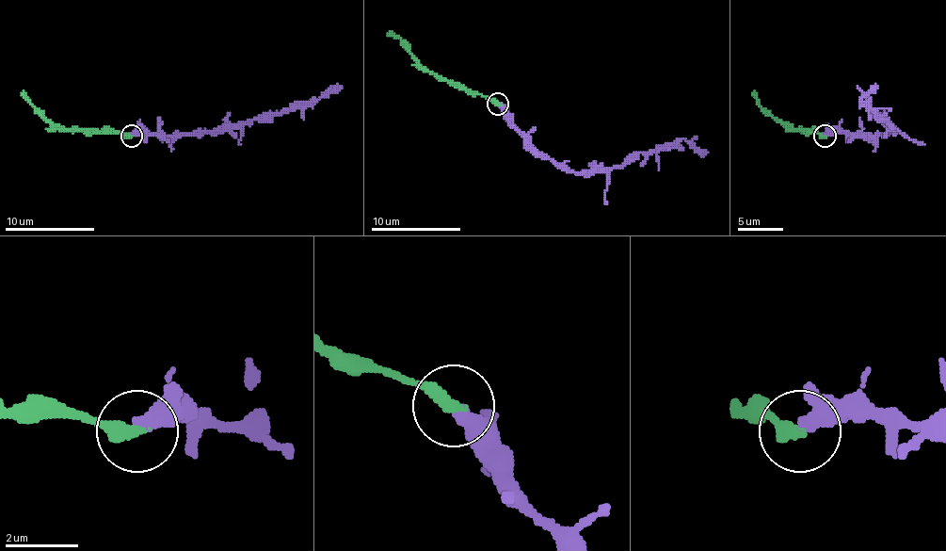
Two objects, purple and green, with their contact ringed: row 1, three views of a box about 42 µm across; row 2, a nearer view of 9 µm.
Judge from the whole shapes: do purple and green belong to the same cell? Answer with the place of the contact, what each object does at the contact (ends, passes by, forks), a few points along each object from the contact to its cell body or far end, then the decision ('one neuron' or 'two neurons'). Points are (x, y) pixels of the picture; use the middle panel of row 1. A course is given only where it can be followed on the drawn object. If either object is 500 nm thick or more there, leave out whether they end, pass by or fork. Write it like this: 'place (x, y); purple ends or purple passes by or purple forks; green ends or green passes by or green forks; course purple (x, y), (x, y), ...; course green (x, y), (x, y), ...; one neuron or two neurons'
place (498, 104); purple ends; green ends; course purple (497, 105), (535, 150), (575, 172), (607, 172), (630, 163), (641, 152), (672, 148), (683, 138), (708, 152); course green (497, 103), (458, 89), (427, 72), (398, 38), (390, 33); one neuron

